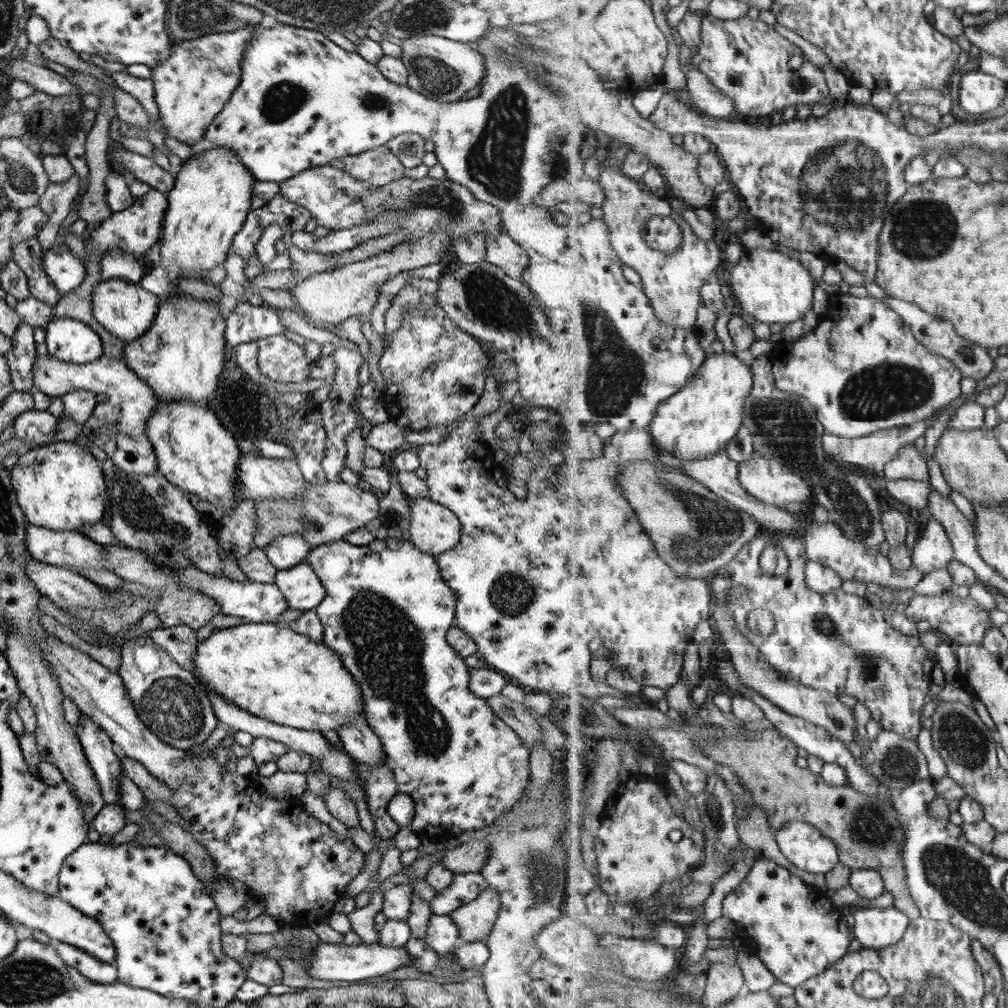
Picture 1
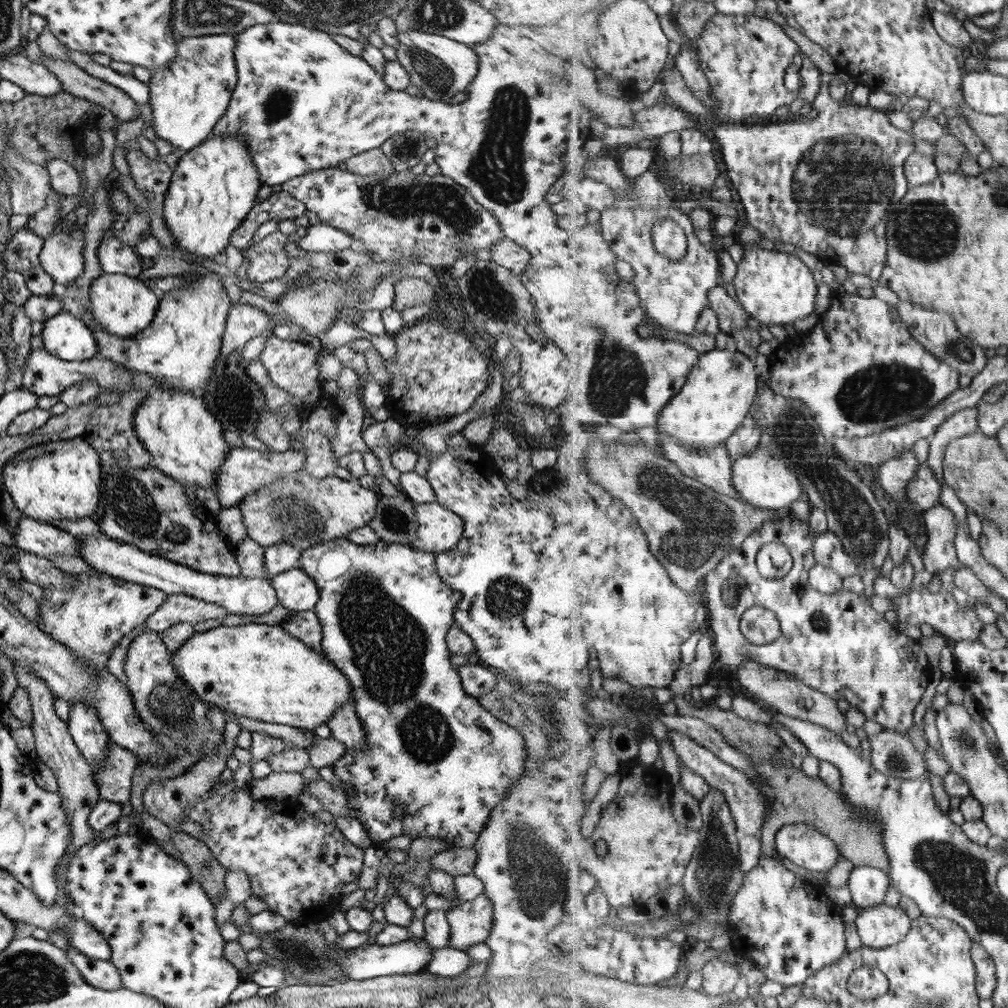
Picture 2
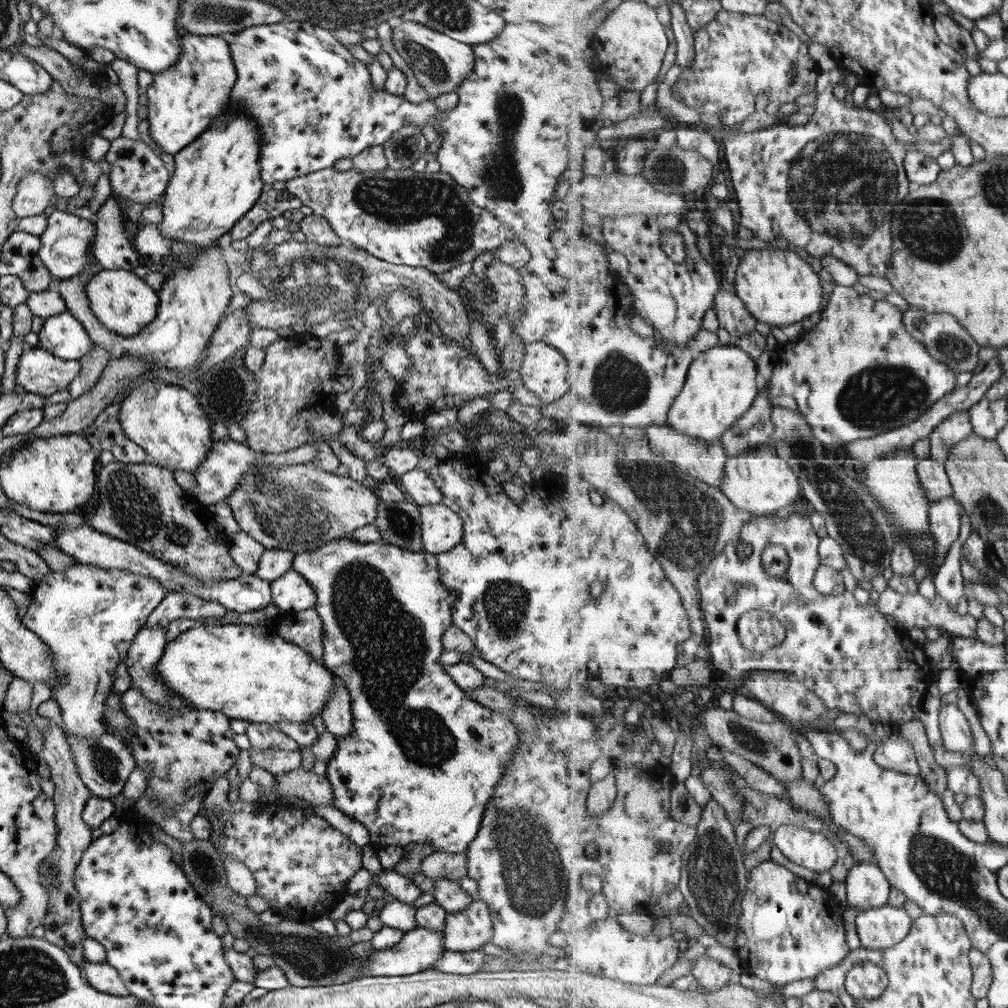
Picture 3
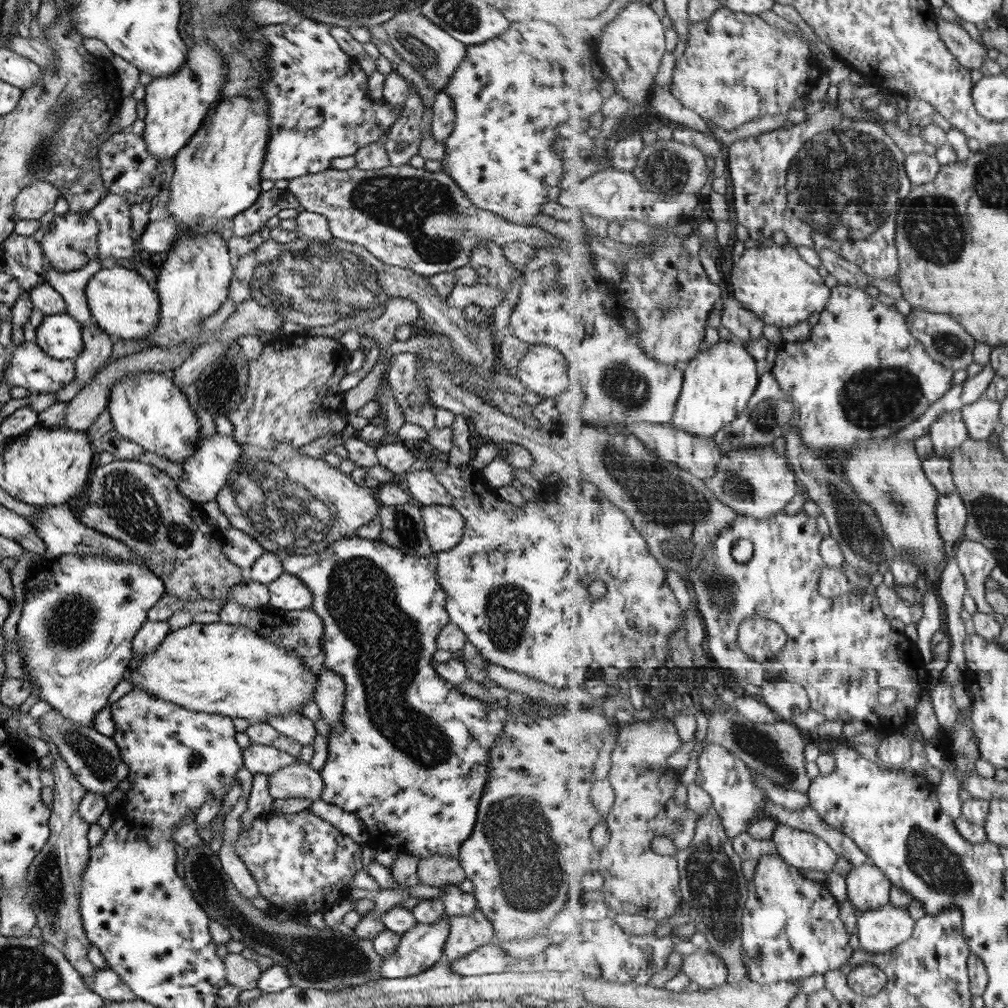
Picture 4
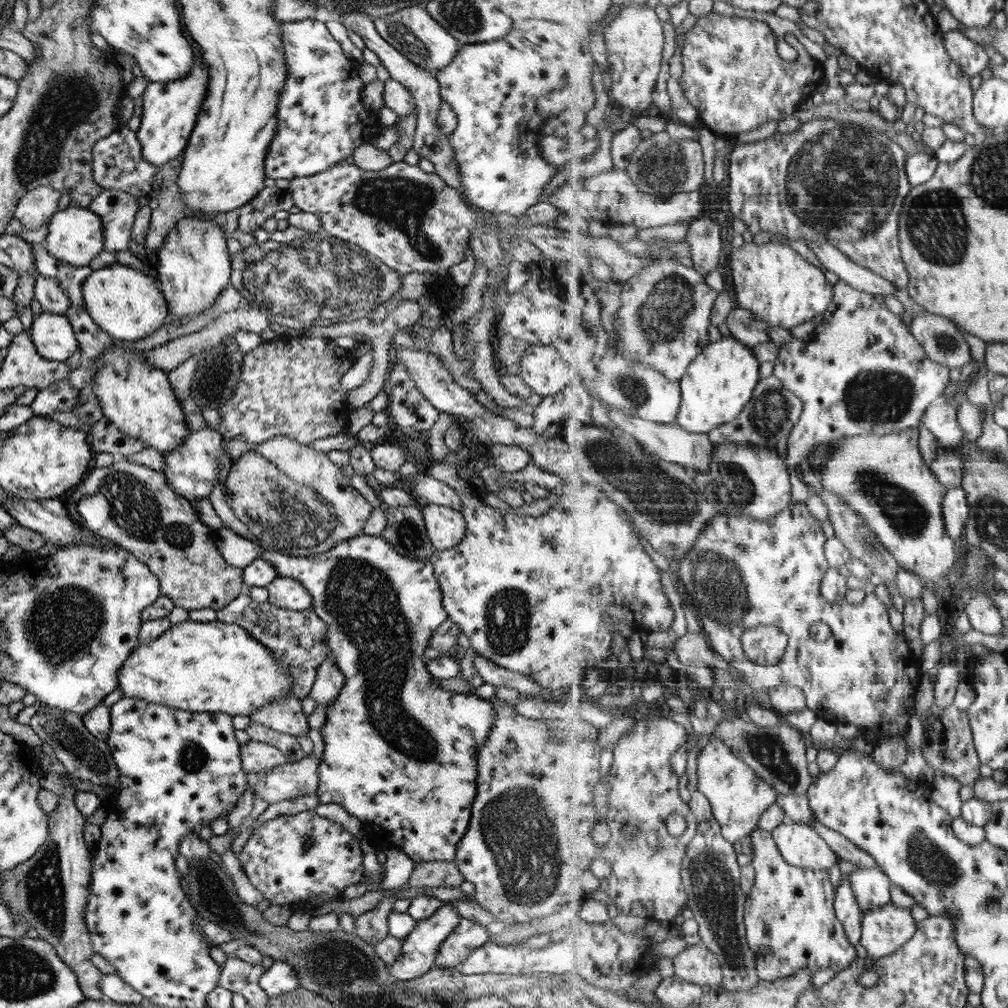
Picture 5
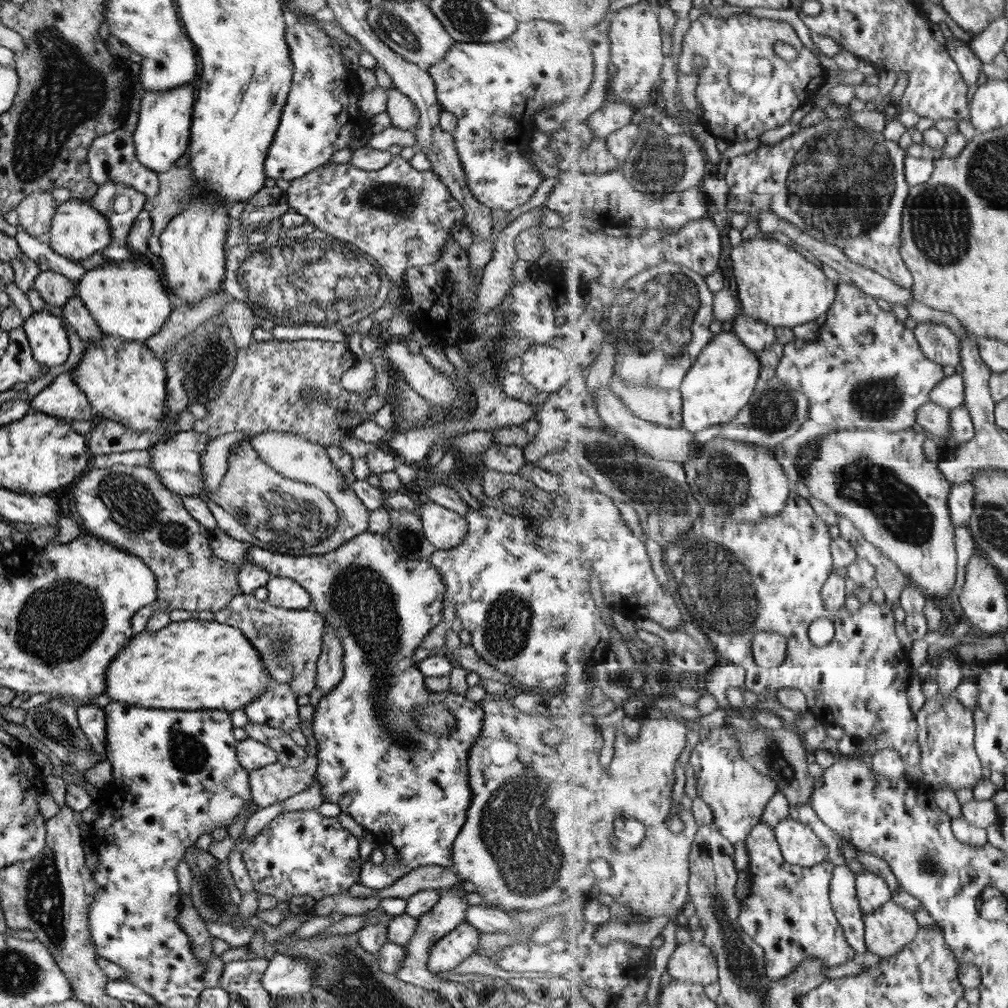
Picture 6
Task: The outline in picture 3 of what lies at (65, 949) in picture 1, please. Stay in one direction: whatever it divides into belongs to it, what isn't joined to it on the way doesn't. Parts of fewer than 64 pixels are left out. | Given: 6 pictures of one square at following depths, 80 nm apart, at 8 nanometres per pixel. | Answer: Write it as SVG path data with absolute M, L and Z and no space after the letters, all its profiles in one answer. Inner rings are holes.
M82 962L82 975L97 992L113 996L127 996L130 992L122 983L117 971L105 962Z

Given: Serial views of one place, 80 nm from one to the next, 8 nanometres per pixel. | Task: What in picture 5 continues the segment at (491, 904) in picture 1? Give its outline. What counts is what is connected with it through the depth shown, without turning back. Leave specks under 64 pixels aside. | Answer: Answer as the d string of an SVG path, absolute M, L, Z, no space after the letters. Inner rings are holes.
M461 919L451 934L441 942L434 960L437 967L457 967L469 953L488 940L490 928L481 927L466 919Z

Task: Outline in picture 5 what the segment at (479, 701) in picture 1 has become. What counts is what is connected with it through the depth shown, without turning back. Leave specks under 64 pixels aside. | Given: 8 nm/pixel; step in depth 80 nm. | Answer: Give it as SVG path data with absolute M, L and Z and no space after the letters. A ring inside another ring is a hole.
M365 533L348 538L334 544L329 550L308 557L289 556L261 546L259 558L270 562L278 576L287 576L297 580L312 598L311 610L326 624L326 647L334 658L337 668L343 675L343 686L339 689L335 700L324 709L325 719L318 730L322 738L323 750L316 774L318 784L316 798L320 804L337 804L347 814L353 817L357 824L365 829L380 832L390 838L405 856L413 861L413 865L421 862L453 862L455 846L459 838L469 826L471 806L474 802L477 785L476 752L487 738L490 726L493 724L494 710L489 700L483 700L474 694L464 695L453 693L437 685L439 679L432 678L427 672L426 659L422 652L428 647L431 633L448 617L442 605L442 591L434 573L432 563L428 559L411 560L405 558L381 536L366 535Z

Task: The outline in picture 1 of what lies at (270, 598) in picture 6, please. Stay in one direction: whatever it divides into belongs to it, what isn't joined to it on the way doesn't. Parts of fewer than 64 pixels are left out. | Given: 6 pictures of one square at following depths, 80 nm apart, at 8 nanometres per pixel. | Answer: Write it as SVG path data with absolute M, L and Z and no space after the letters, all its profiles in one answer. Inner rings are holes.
M304 561L288 569L276 570L273 583L279 589L279 593L283 595L288 608L293 608L293 610L306 611L314 609L325 596L323 585L315 576L312 568Z

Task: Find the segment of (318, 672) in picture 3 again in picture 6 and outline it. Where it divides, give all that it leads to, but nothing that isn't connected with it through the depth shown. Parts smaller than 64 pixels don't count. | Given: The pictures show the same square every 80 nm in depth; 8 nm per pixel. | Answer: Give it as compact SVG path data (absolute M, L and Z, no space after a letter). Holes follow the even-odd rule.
M196 618L179 622L171 622L167 626L147 632L134 634L115 658L104 670L104 693L111 701L123 702L139 707L152 707L163 710L222 710L231 712L243 708L259 693L262 693L274 680L266 673L257 651L232 626Z

